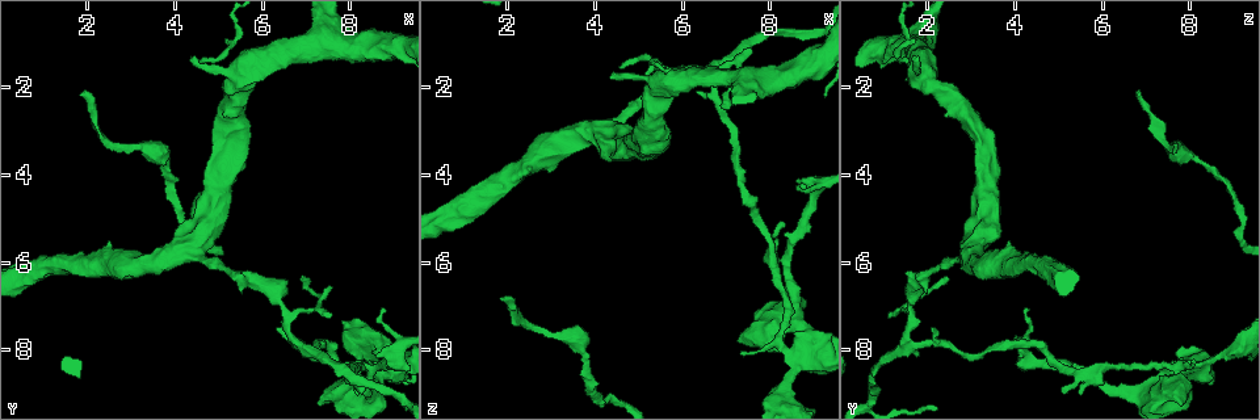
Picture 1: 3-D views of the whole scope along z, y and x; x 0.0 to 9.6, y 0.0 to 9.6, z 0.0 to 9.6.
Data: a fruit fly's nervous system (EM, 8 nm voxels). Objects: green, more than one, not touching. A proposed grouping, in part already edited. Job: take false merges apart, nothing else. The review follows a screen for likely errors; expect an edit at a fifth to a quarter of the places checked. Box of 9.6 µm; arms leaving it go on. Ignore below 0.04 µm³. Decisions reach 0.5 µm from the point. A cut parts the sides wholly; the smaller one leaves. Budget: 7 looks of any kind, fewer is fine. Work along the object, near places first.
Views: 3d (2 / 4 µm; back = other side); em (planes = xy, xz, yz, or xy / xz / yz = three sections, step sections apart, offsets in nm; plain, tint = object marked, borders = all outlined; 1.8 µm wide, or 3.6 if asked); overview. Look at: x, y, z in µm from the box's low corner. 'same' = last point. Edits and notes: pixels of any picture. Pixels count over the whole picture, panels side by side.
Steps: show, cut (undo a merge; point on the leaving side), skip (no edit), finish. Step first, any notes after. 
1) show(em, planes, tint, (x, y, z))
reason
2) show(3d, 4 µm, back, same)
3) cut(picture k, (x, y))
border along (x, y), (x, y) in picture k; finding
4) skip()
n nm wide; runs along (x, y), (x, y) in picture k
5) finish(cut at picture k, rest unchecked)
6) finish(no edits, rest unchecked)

show(3d, 2 µm, (3.75, 3.60, 8.15))
sudden change in width

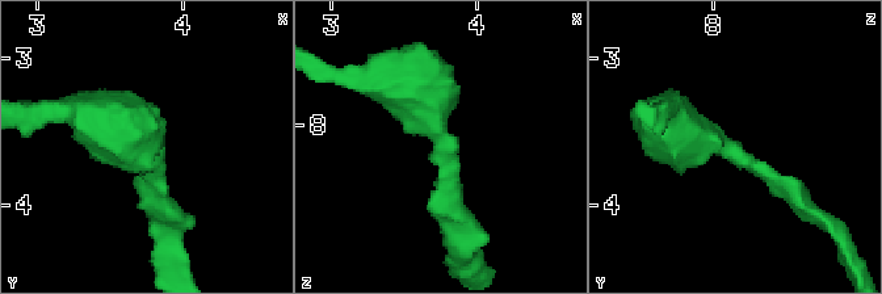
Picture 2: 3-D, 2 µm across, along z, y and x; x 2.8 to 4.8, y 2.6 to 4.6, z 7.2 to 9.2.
show(em, planes, plain, (3.78, 3.62, 8.14))

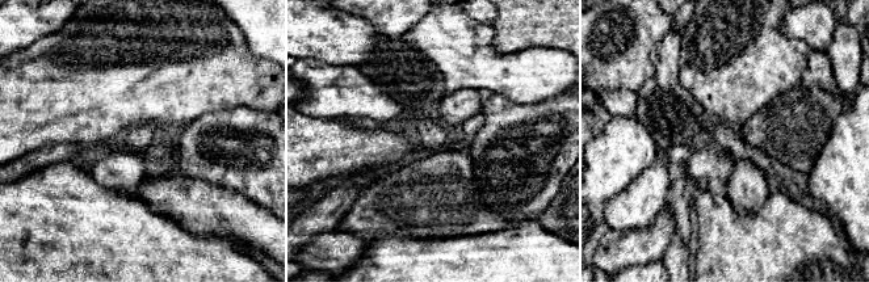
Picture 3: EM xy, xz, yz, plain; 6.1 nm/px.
show(em, planes, tint, same)

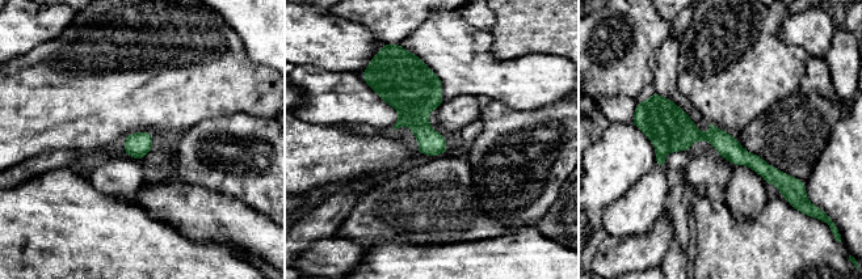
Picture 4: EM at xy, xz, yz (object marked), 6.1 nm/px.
skip()
runs along (648, 129), (717, 136), (794, 181) in picture 4; continuous, no second cell

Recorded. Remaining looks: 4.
show(em, 3.6 µm, planes, tint, (4.45, 5.80, 2.95))
three-way junction

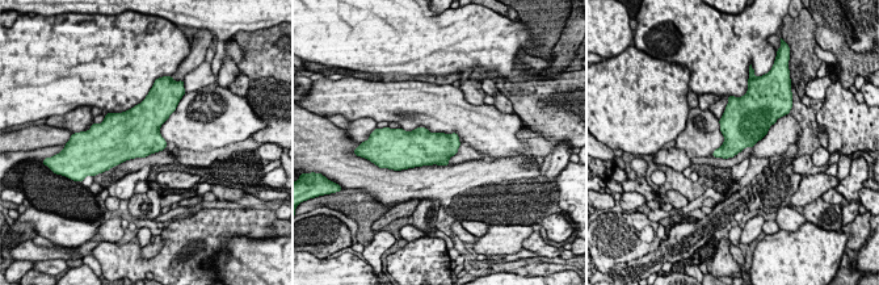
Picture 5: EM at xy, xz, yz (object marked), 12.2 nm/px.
skip()
400 nm wide; continuous, no second cell

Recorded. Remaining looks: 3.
show(em, 3.6 µm, yz, step 4, tint, (6.65, 7.80, 1.60))

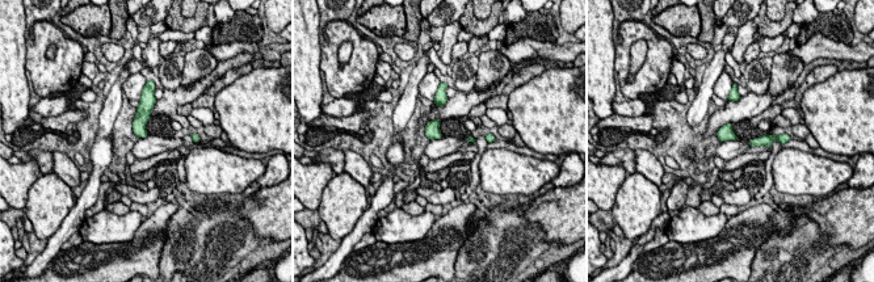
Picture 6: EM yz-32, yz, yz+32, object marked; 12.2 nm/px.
show(em, 3.6 µm, xy, step 8, tint, same)

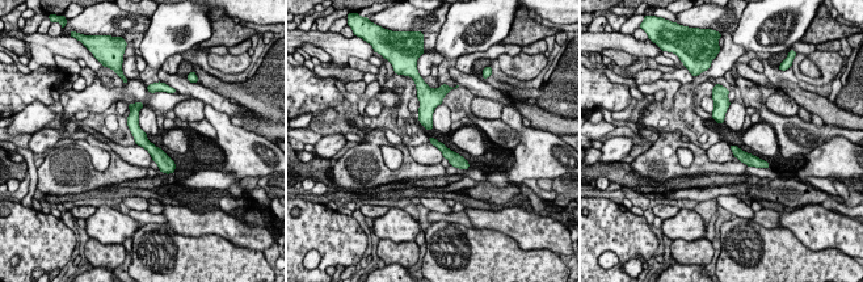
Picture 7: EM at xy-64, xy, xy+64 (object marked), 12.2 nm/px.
skip()
90 nm wide; continuous, no second cell

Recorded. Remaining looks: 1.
finish(no edits, rest unchecked)

